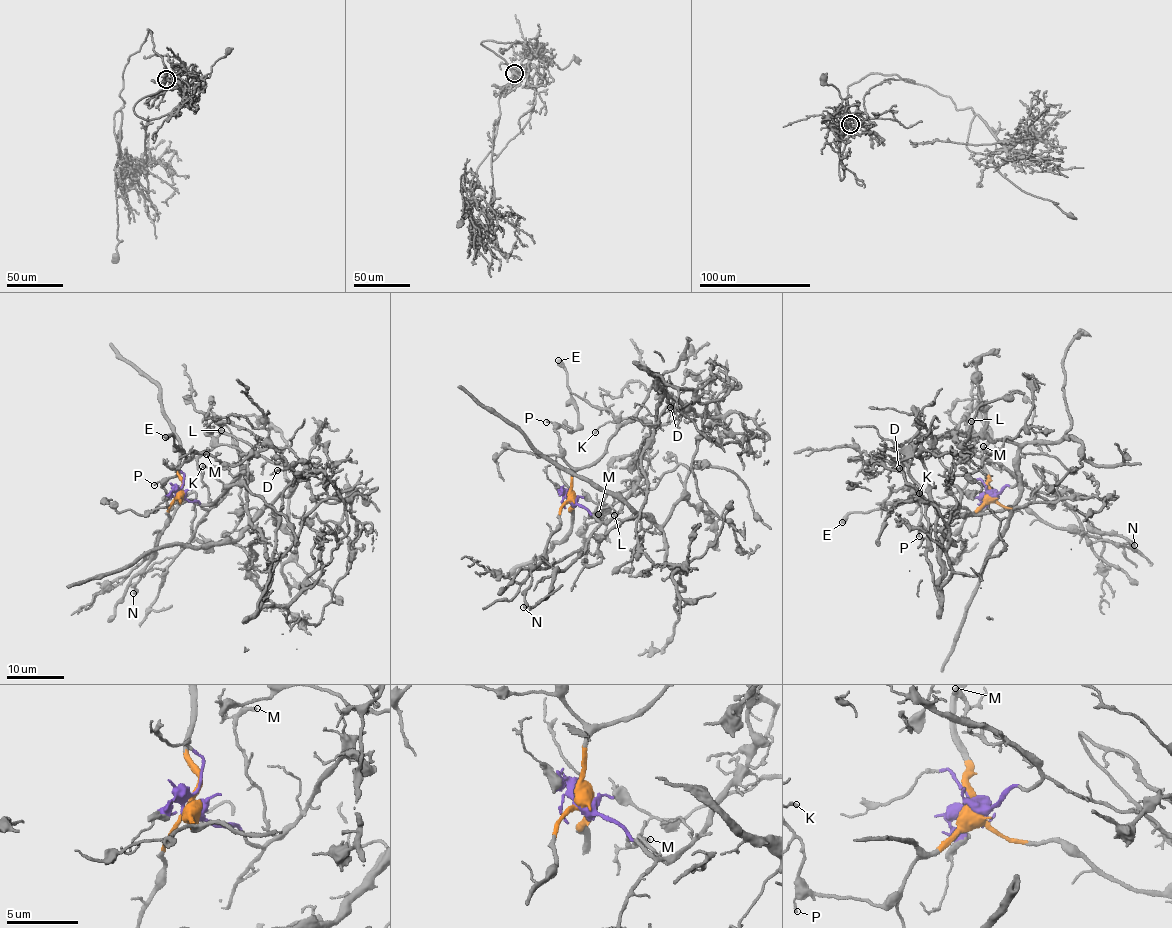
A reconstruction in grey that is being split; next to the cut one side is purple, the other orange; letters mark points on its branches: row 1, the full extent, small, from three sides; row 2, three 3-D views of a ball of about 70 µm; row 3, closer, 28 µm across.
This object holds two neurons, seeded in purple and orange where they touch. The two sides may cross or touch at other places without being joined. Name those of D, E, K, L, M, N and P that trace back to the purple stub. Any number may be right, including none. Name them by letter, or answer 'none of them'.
D, K, L, M

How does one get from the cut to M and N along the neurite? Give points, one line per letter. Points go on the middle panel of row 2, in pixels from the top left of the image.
M: (572, 502), (602, 522), (597, 515), (590, 516), (598, 514)
N: (572, 502), (561, 508), (559, 528), (547, 541), (545, 560), (530, 571), (532, 585), (526, 590), (523, 606)

